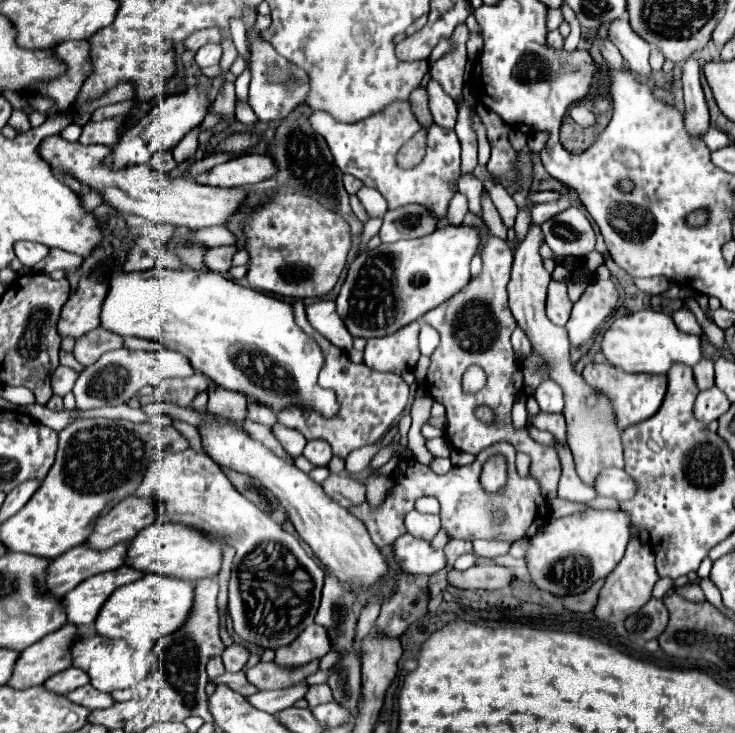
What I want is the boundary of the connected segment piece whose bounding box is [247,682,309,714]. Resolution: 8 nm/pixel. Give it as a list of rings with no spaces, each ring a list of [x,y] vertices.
[[[299,682],[291,688],[283,688],[283,690],[265,690],[265,692],[257,692],[253,696],[249,696],[247,700],[255,706],[255,708],[261,708],[269,714],[275,714],[275,712],[281,712],[283,708],[289,708],[293,706],[297,700],[305,698],[309,690],[309,684],[307,682]]]

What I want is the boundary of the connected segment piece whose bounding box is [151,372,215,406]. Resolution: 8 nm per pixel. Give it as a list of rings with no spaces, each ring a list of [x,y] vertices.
[[[195,372],[193,376],[185,380],[163,380],[159,386],[155,386],[155,392],[151,394],[151,400],[155,402],[173,402],[179,406],[189,406],[191,400],[201,394],[209,392],[209,388],[215,386],[213,380],[209,380],[205,374]]]

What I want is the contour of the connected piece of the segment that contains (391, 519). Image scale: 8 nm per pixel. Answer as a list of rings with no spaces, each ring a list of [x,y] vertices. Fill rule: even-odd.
[[[507,442],[493,444],[491,448],[483,450],[471,466],[461,466],[461,468],[453,466],[443,476],[435,474],[429,466],[419,464],[413,458],[399,460],[399,464],[393,470],[393,480],[395,480],[395,486],[389,488],[389,496],[385,496],[385,500],[379,506],[369,506],[367,502],[363,502],[363,504],[349,508],[349,512],[353,512],[355,518],[363,520],[363,524],[367,526],[367,530],[371,534],[371,540],[379,548],[391,546],[393,540],[397,540],[397,536],[403,536],[407,532],[405,530],[405,516],[407,516],[407,512],[413,510],[415,500],[421,496],[437,496],[439,498],[439,502],[441,502],[441,528],[453,540],[473,542],[477,538],[495,538],[495,540],[505,538],[509,542],[517,542],[523,538],[531,538],[547,518],[547,508],[545,508],[545,500],[541,498],[539,484],[533,480],[533,476],[521,478],[517,474],[515,448]],[[493,456],[505,458],[507,484],[501,492],[491,494],[491,492],[483,490],[479,476],[481,476],[483,464]]]

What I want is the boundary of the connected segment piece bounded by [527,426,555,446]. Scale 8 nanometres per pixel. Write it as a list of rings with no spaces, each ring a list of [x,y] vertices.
[[[527,426],[527,430],[529,430],[529,436],[535,440],[535,442],[539,442],[539,444],[547,444],[547,446],[553,446],[553,434],[549,434],[549,432],[541,432],[541,430],[537,430],[535,426]]]

